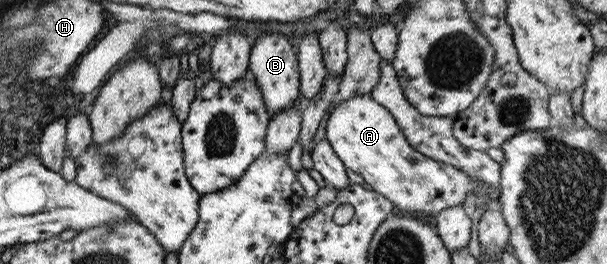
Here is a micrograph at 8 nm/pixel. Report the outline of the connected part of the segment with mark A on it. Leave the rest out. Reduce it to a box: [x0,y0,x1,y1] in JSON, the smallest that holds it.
[320,94,498,217]

